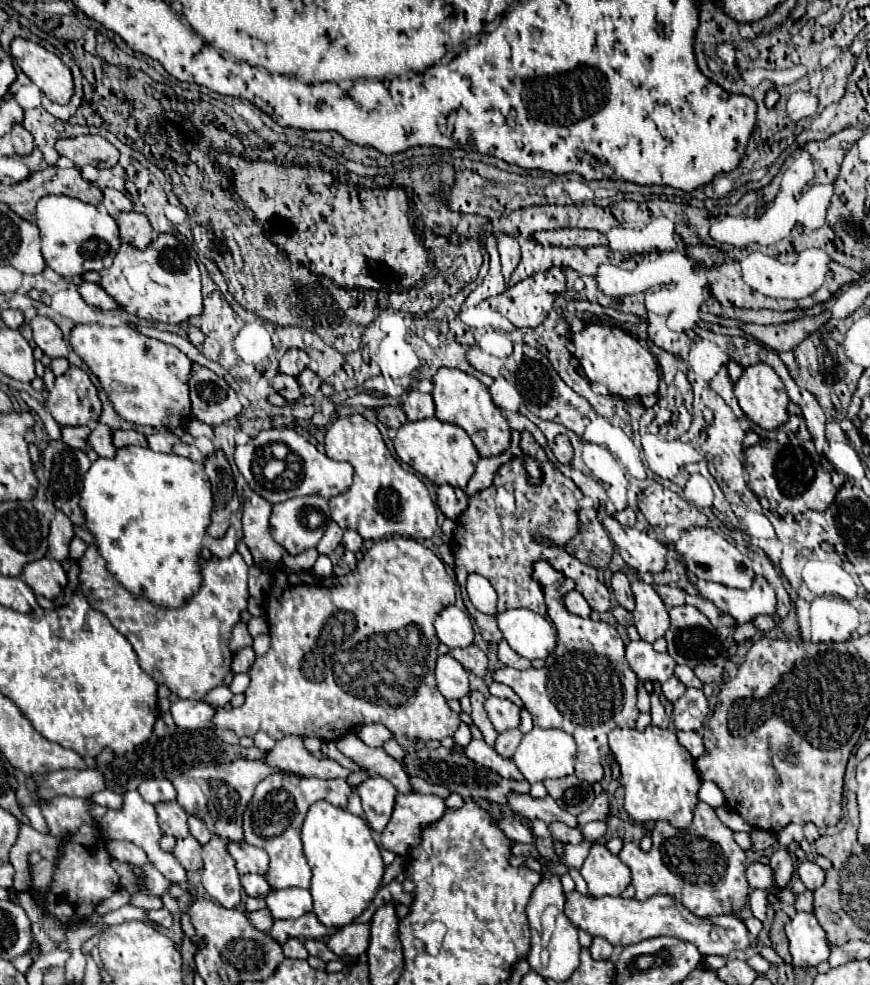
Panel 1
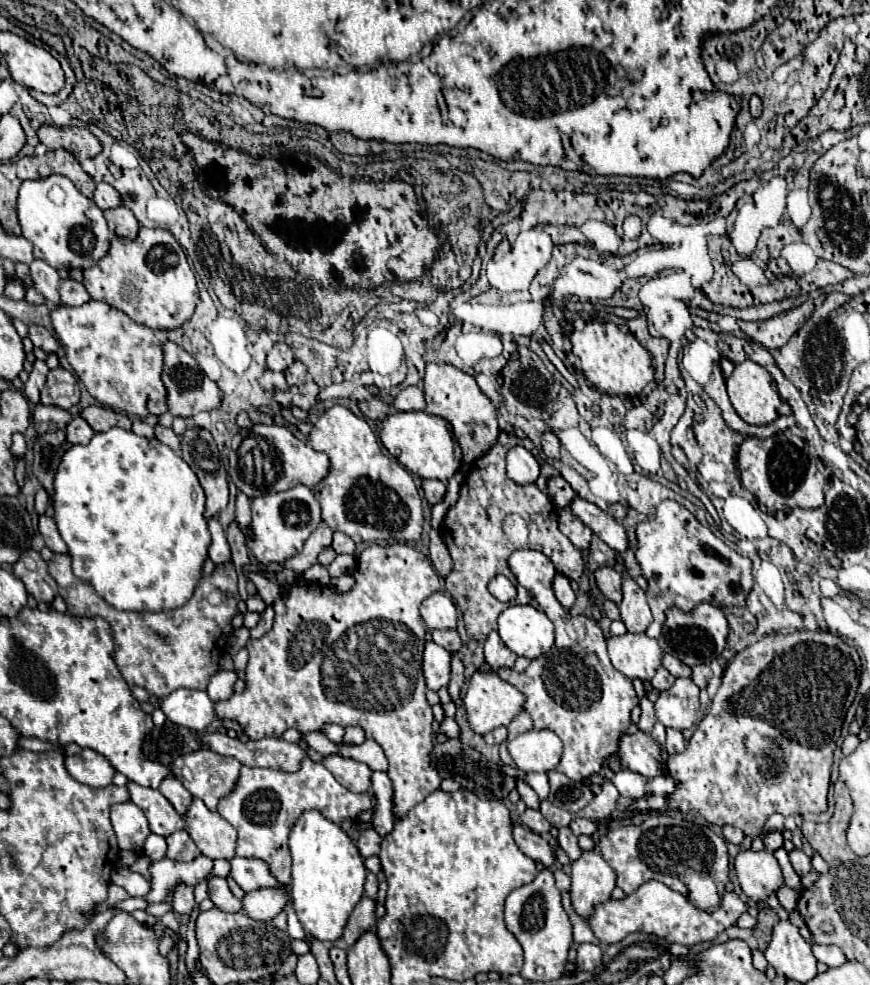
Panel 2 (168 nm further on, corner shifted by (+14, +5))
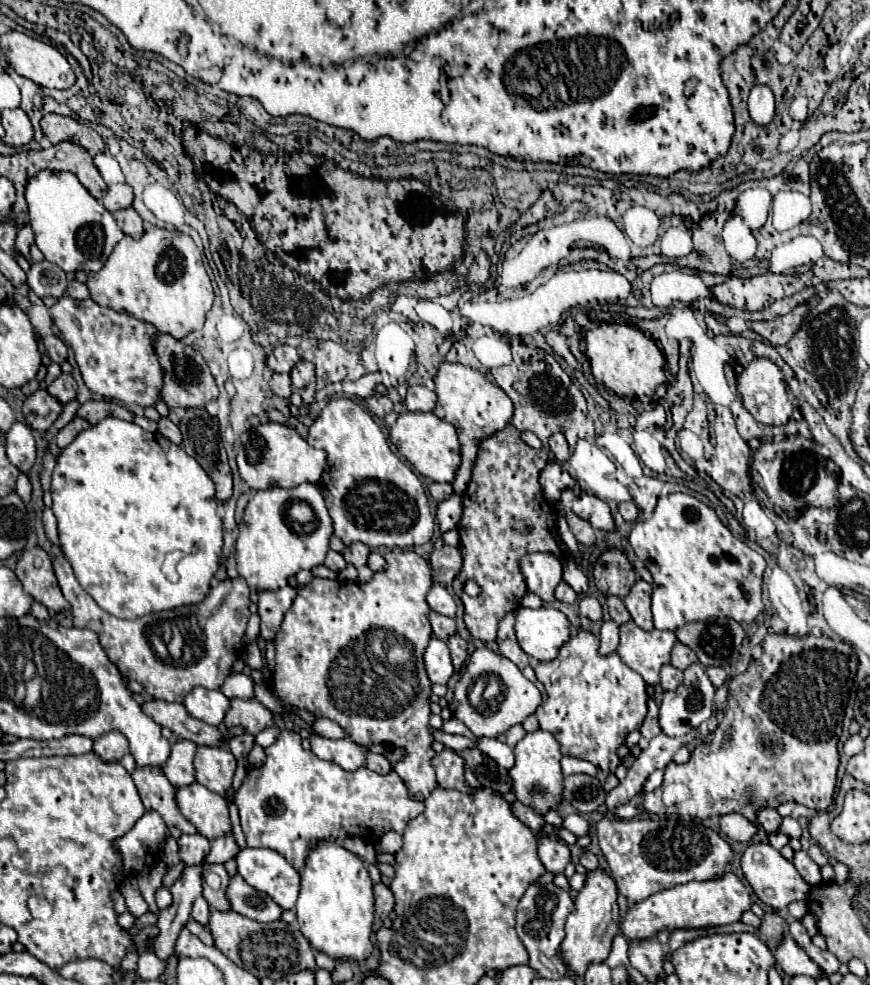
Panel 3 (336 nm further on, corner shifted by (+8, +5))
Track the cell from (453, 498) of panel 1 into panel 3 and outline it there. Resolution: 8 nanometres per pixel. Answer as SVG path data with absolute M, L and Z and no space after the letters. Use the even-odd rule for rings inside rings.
M432 482L428 486L428 492L436 502L442 502L442 500L446 500L446 498L450 498L454 494L452 484L438 484L438 482Z

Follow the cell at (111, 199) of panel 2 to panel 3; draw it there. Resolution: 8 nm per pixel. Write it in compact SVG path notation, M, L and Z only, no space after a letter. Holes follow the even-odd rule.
M116 184L116 186L110 186L102 198L102 204L106 210L110 212L116 212L116 210L124 210L124 208L130 208L132 206L132 188L128 184Z

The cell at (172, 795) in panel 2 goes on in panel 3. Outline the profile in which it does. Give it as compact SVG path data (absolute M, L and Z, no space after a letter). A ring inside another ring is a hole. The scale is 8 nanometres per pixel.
M178 738L172 744L172 752L164 764L164 774L170 780L172 786L186 786L194 782L194 752L198 744L192 744L192 740Z

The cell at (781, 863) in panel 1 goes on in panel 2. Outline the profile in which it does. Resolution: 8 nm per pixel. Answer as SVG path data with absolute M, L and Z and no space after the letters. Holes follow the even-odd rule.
M772 832L764 836L764 846L768 852L774 852L778 848L782 848L782 832Z

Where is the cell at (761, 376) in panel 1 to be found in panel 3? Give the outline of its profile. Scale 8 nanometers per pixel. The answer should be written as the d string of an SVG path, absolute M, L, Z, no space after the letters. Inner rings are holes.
M754 358L746 368L744 372L740 374L738 378L738 392L742 396L742 402L746 406L746 410L762 424L768 424L768 426L782 426L790 420L792 416L792 402L788 398L788 388L786 388L786 382L784 382L784 374L782 370L770 362L768 358Z

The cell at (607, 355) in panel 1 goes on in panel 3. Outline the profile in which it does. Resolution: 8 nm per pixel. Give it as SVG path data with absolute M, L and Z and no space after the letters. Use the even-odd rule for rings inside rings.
M603 322L586 334L586 356L598 382L624 398L648 398L666 382L666 360L656 342L642 330L626 324Z

